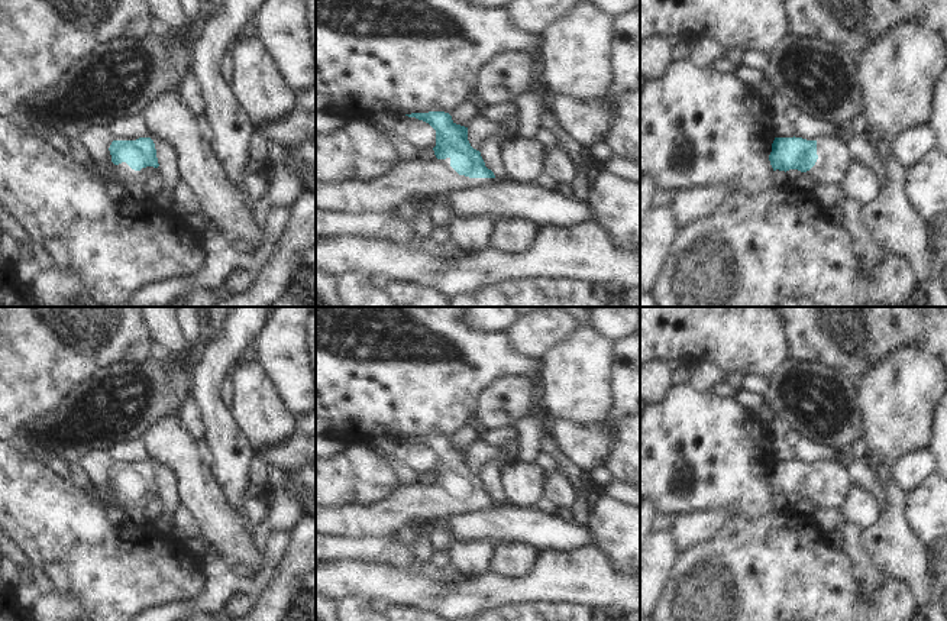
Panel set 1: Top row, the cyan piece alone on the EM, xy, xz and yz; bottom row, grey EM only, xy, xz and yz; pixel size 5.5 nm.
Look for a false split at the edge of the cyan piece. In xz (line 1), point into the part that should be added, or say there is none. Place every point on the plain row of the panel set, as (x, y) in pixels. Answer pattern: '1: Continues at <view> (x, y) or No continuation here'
1: Continues at xz (436, 501)

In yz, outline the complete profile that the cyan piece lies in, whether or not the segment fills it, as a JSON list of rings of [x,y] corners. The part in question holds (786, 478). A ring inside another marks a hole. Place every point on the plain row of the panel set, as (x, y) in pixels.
[[[830,460],[817,465],[775,462],[769,485],[773,495],[808,495],[815,510],[828,511],[841,510],[853,488],[847,469]]]

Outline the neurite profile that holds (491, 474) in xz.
[[[517,433],[515,439],[497,447],[498,457],[487,462],[481,470],[479,476],[485,486],[485,491],[491,494],[500,505],[507,505],[505,497],[505,482],[502,472],[508,465],[520,462],[520,436]]]

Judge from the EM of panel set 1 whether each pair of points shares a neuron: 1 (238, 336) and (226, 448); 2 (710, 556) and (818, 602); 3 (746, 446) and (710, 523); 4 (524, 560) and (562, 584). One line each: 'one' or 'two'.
1: one
2: one
3: two
4: two

